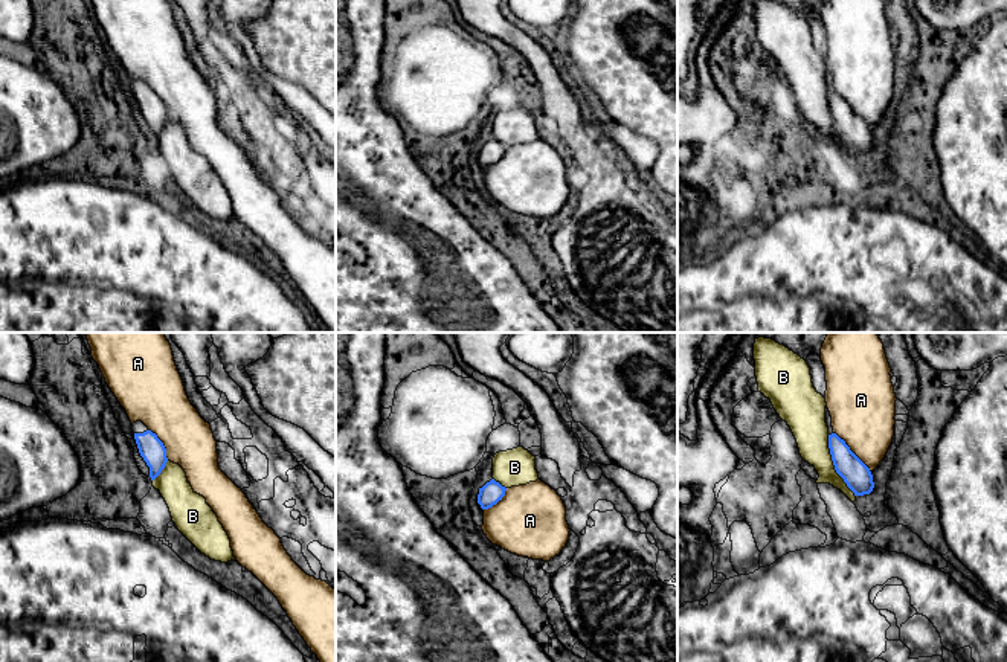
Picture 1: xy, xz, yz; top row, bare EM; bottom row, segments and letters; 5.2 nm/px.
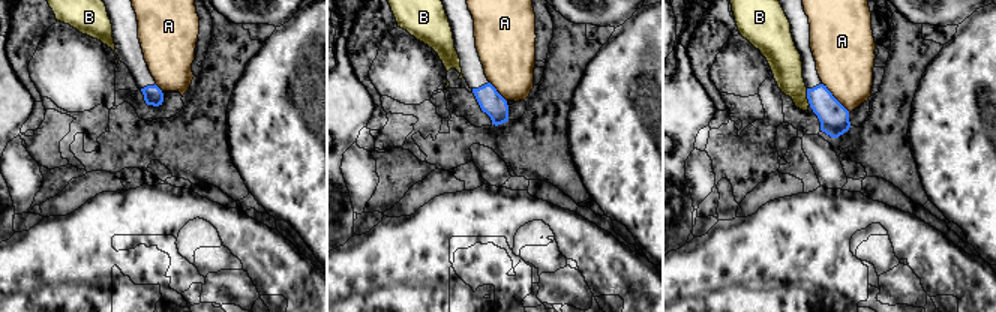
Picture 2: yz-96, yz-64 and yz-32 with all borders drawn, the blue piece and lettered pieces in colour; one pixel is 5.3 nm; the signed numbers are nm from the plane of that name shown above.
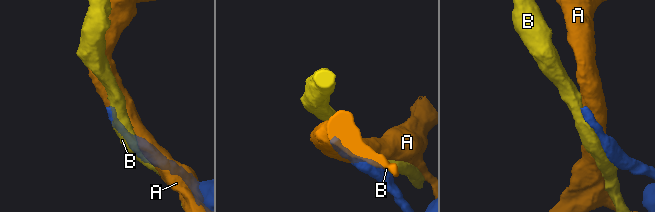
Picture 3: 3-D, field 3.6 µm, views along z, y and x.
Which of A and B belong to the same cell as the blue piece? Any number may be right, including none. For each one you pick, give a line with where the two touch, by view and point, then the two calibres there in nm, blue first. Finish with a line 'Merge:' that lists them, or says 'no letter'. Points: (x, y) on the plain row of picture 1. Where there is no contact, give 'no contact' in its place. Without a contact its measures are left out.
Merge: no letter

